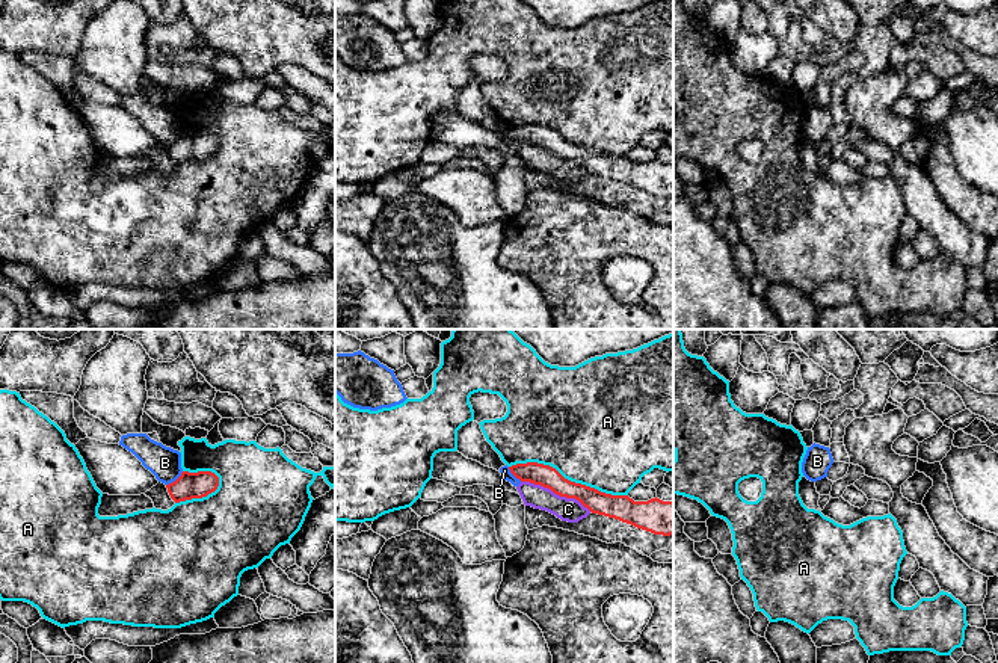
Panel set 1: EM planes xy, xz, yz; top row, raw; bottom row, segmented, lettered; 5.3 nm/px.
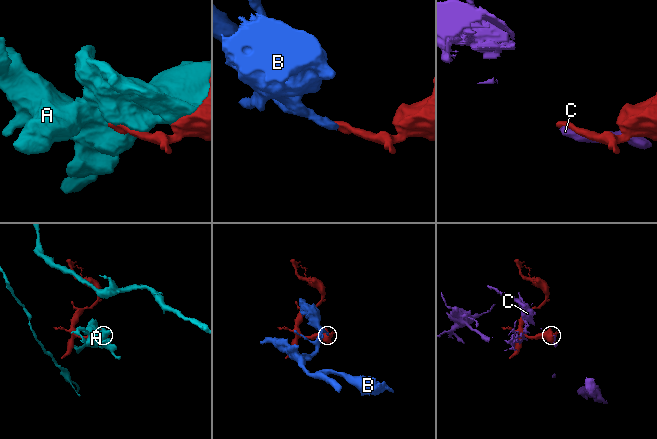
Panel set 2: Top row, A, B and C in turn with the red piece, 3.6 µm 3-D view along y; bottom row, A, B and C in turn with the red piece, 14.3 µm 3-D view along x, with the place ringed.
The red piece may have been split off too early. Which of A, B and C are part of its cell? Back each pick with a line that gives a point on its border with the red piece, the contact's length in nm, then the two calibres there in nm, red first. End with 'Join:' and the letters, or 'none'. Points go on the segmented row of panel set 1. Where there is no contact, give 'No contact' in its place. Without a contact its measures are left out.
Join: none

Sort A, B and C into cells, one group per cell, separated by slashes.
A / B C

